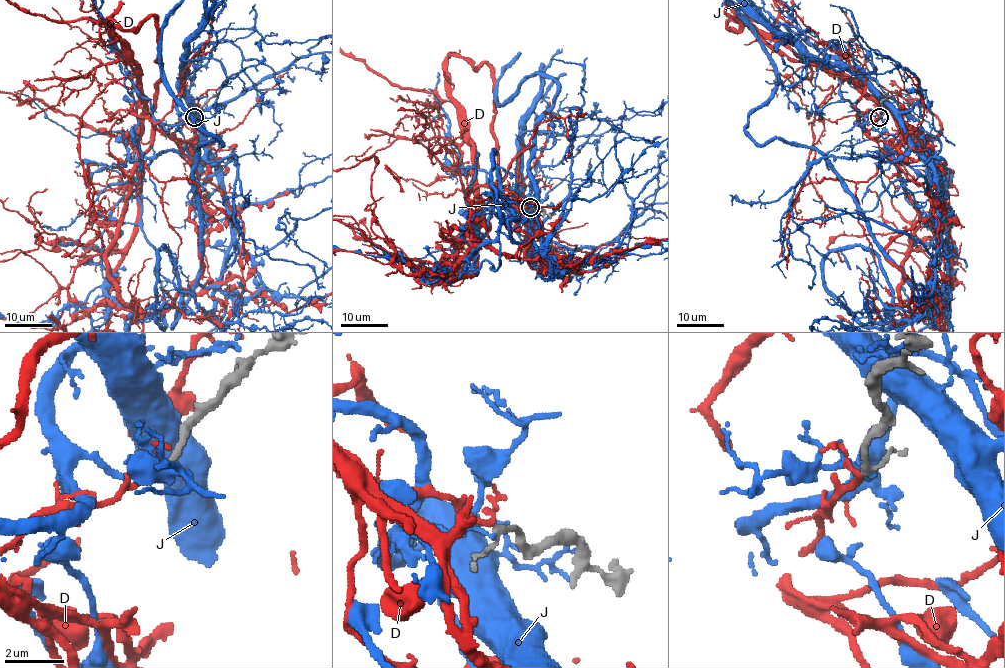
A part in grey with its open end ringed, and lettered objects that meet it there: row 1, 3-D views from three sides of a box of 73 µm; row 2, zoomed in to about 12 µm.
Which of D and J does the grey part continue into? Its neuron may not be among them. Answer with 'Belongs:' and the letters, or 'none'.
Belongs: D

